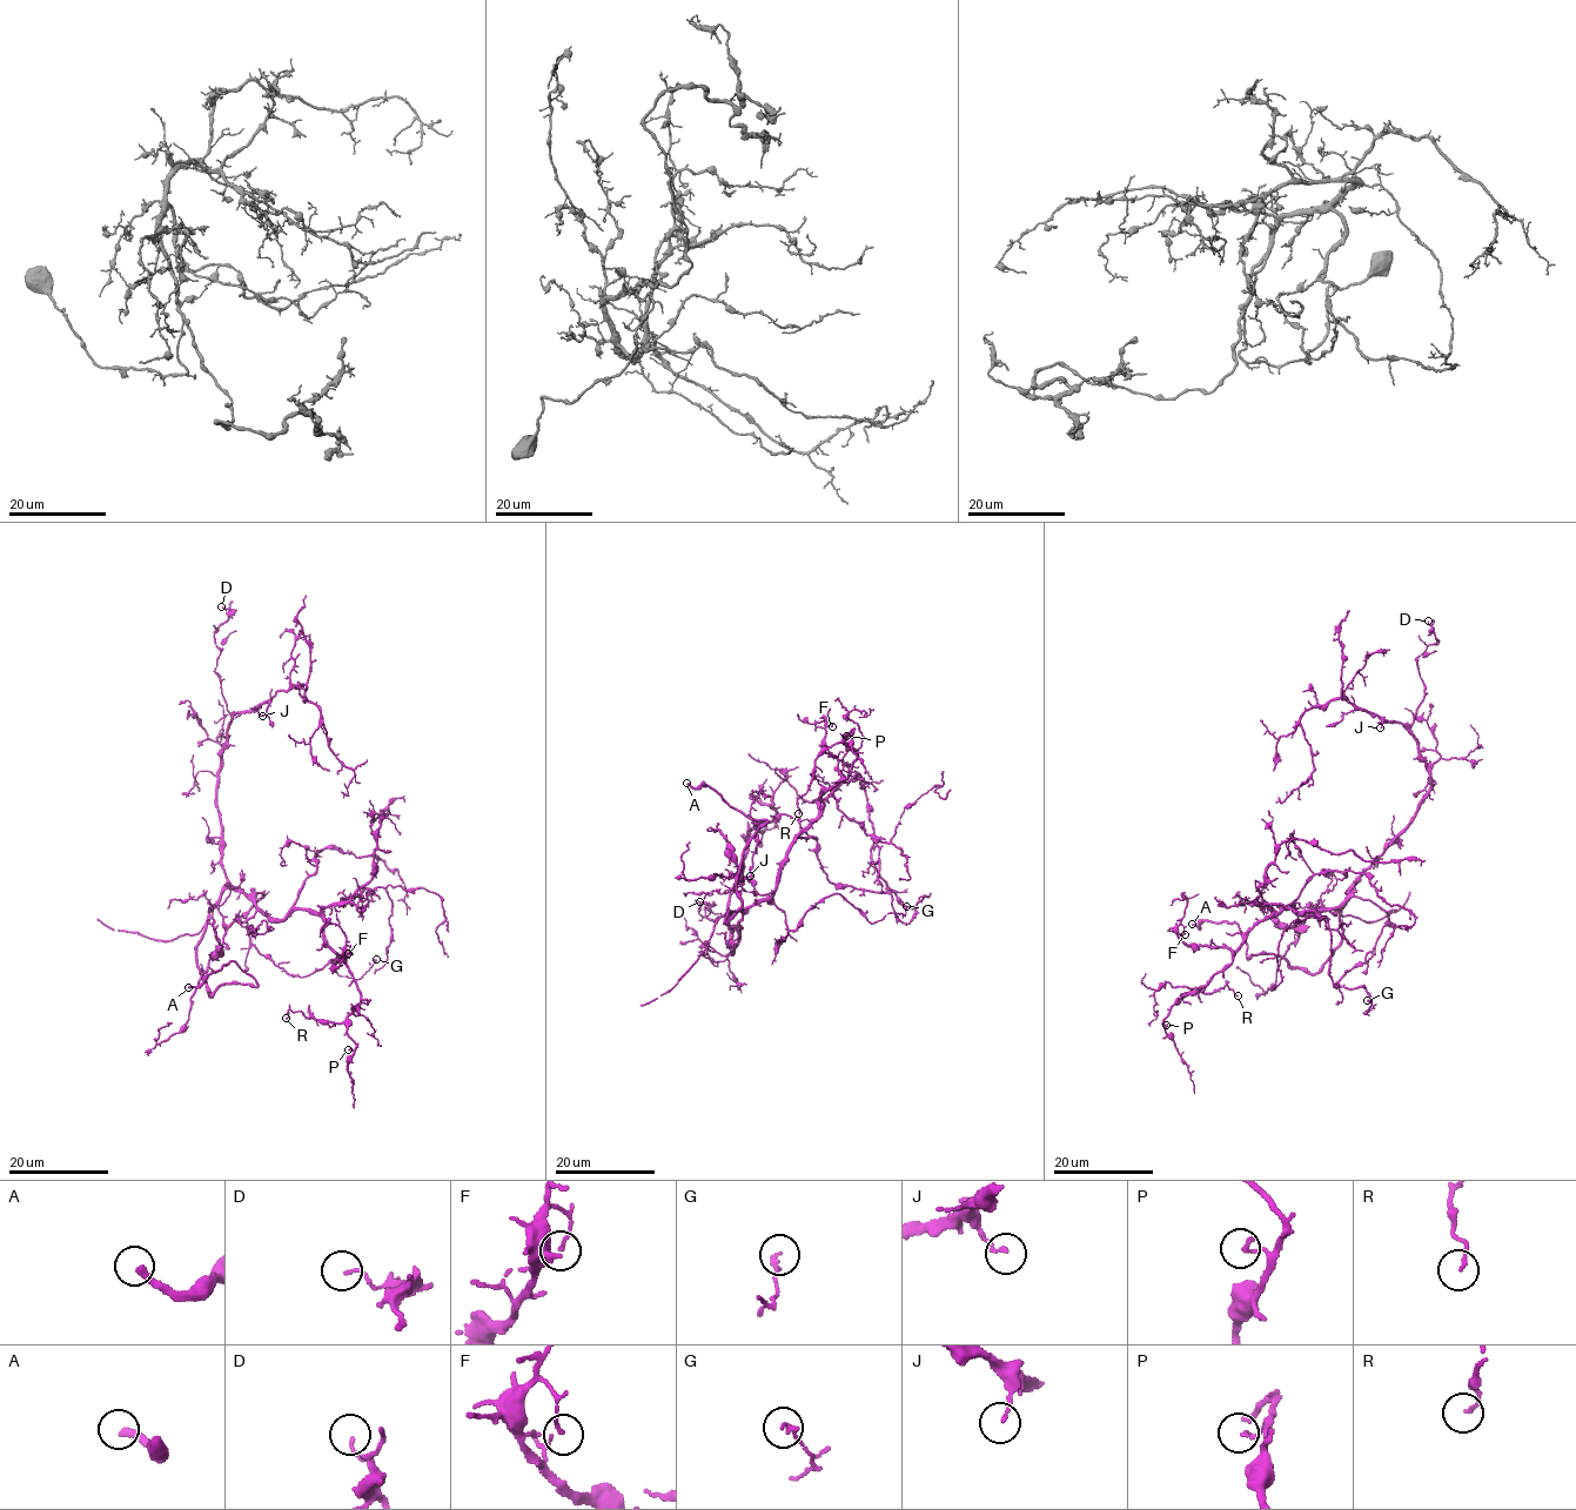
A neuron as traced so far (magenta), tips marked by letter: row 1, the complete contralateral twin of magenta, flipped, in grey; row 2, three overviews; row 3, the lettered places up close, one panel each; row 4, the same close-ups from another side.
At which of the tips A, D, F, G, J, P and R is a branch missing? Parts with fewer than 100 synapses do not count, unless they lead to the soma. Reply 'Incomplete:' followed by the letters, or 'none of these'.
Incomplete: A

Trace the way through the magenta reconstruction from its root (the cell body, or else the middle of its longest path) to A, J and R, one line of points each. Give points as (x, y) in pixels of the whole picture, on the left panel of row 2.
A: (222, 860), (226, 884), (196, 946), (199, 972), (212, 997), (226, 984), (256, 986), (234, 961), (188, 987)
J: (222, 860), (216, 786), (220, 750), (232, 716), (257, 711), (262, 716)
R: (222, 860), (228, 881), (269, 918), (317, 914), (326, 944), (360, 991), (340, 1022), (289, 1009), (286, 1018)

